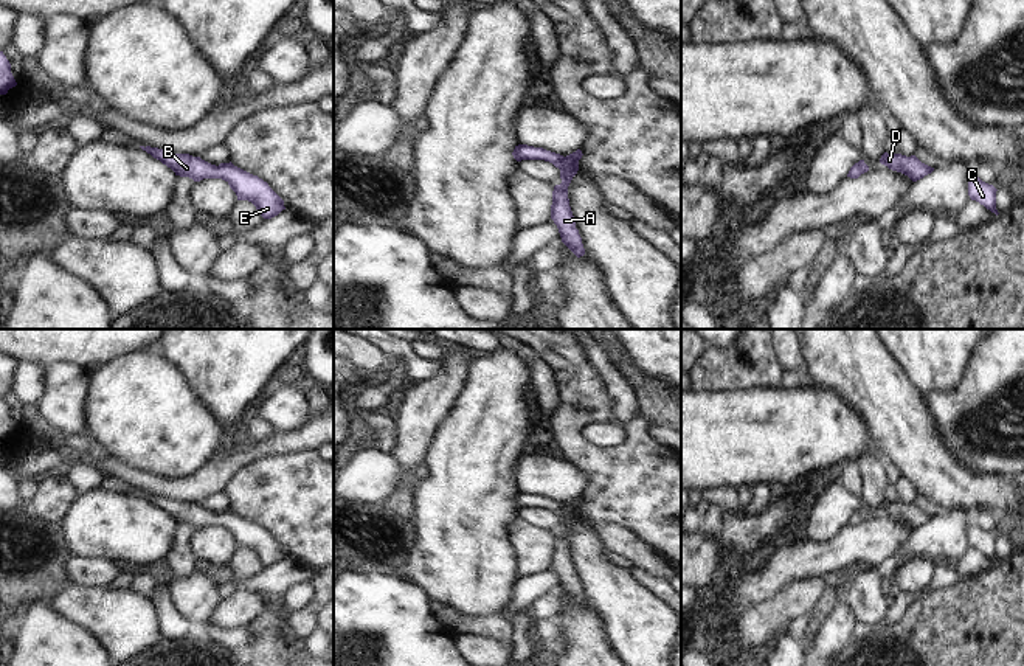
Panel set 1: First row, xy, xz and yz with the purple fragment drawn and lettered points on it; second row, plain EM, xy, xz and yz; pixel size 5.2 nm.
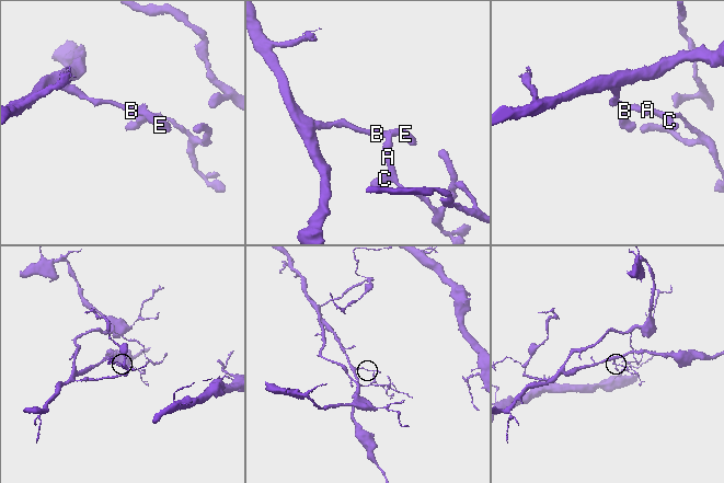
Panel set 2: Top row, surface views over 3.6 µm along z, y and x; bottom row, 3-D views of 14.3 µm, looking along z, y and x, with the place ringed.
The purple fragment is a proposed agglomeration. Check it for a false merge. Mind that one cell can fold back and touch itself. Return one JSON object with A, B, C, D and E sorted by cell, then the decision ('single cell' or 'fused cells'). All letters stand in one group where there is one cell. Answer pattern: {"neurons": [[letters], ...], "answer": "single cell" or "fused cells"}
{"neurons": [["A", "C", "D"], ["B", "E"]], "answer": "fused cells"}

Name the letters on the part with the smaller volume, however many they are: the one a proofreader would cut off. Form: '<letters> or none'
A, C, D

